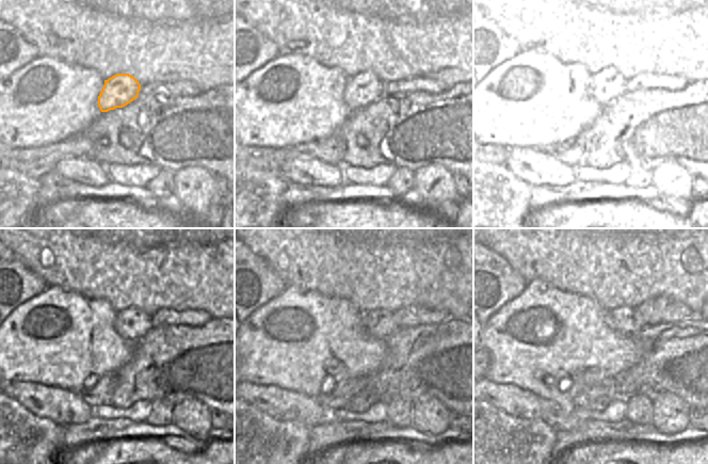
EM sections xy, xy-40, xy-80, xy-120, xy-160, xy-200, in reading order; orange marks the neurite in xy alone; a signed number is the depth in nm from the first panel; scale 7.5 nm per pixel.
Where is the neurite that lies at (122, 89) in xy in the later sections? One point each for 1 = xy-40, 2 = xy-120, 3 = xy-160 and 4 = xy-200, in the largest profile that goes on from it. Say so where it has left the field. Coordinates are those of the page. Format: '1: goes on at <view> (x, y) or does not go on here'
1: goes on at xy-40 (365, 88)
2: goes on at xy-120 (132, 323)
3: goes on at xy-160 (380, 323)
4: goes on at xy-200 (622, 319)

